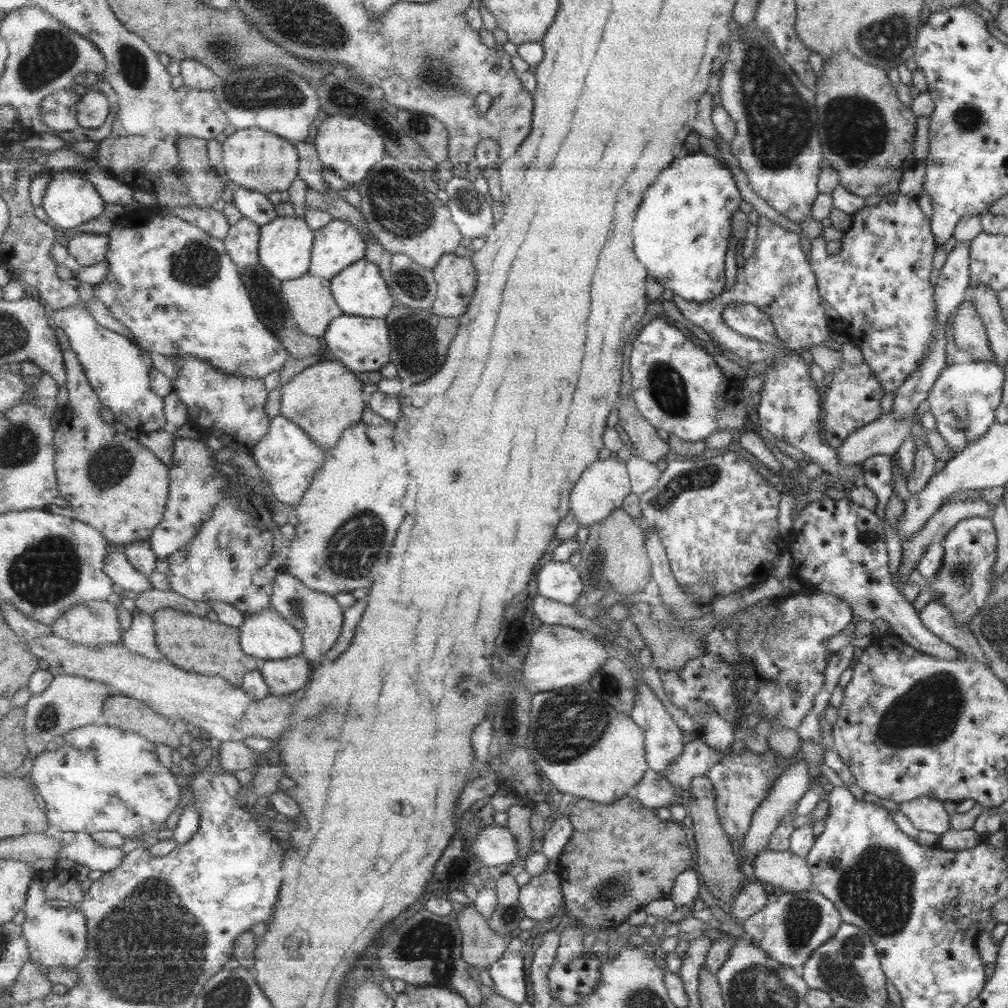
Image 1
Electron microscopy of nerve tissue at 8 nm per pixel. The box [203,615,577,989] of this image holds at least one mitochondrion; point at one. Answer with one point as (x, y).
(428, 946)

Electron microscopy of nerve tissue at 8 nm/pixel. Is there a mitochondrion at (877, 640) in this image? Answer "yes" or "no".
no

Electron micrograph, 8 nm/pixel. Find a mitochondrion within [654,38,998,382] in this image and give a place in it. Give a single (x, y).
(856, 129)

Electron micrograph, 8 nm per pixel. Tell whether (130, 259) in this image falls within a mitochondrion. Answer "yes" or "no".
no

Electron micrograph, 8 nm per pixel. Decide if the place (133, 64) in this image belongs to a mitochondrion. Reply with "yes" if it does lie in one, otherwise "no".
yes

